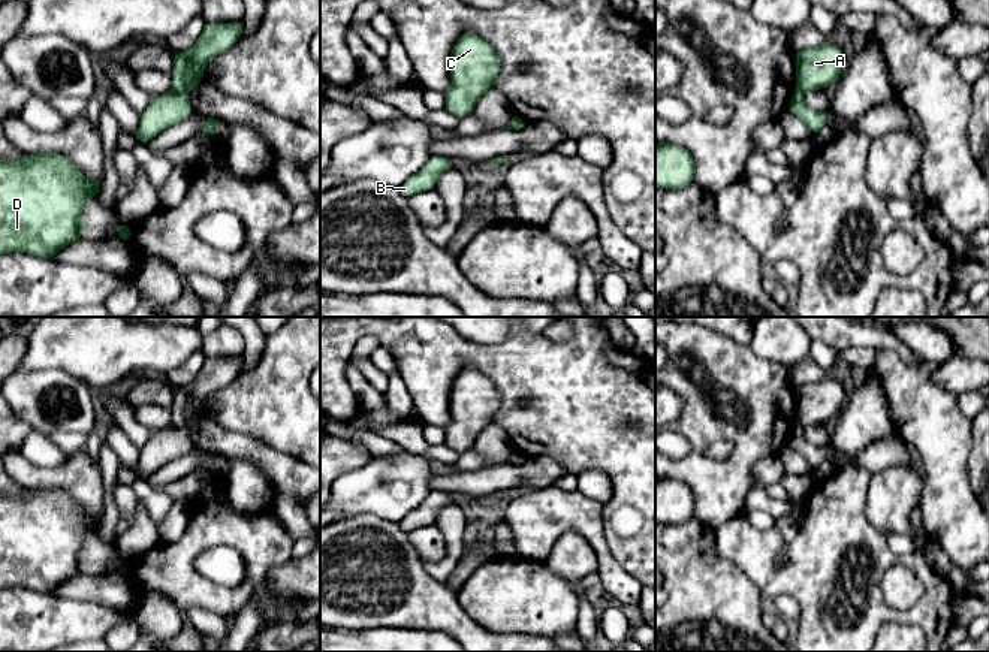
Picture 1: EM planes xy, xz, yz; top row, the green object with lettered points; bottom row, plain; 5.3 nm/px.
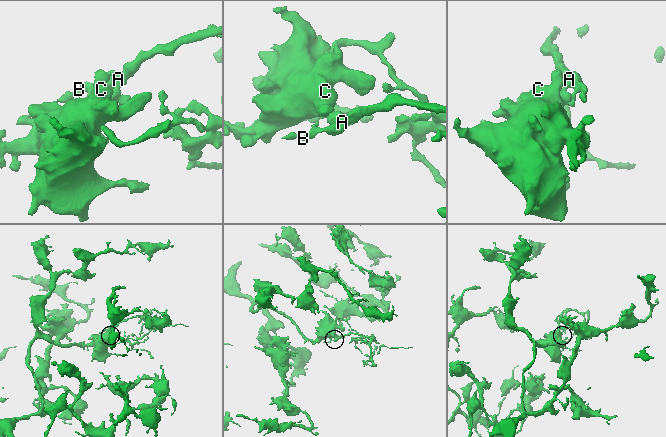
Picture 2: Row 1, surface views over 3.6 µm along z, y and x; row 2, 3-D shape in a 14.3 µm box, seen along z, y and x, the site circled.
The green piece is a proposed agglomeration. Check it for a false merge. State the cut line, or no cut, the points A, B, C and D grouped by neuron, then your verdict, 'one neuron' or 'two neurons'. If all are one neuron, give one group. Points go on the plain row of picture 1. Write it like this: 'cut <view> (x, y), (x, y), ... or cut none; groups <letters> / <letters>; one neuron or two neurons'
cut xy (174, 425), (186, 428); groups A B / C D; two neurons

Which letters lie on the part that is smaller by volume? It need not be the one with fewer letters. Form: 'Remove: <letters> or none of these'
Remove: A, B

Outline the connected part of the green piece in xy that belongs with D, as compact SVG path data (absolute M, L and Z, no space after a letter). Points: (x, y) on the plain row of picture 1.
M25 489L19 496L0 493L0 589L22 586L54 595L70 577L84 573L81 549L88 534L96 534L103 514L87 514L66 490Z

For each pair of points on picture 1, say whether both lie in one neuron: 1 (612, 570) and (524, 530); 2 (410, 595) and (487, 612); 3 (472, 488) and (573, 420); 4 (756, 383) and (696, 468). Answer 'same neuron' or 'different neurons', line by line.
1: same neuron
2: different neurons
3: different neurons
4: same neuron

